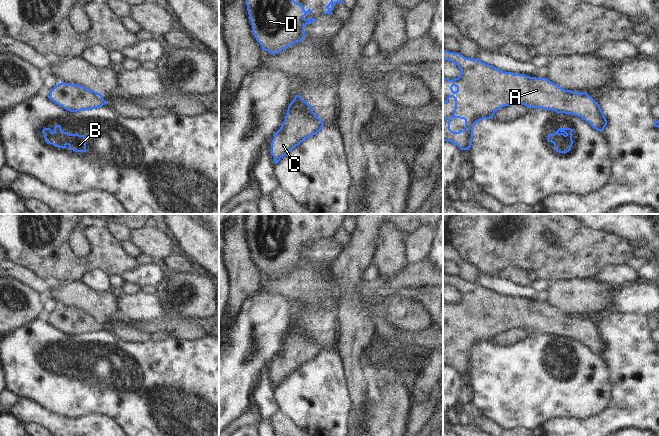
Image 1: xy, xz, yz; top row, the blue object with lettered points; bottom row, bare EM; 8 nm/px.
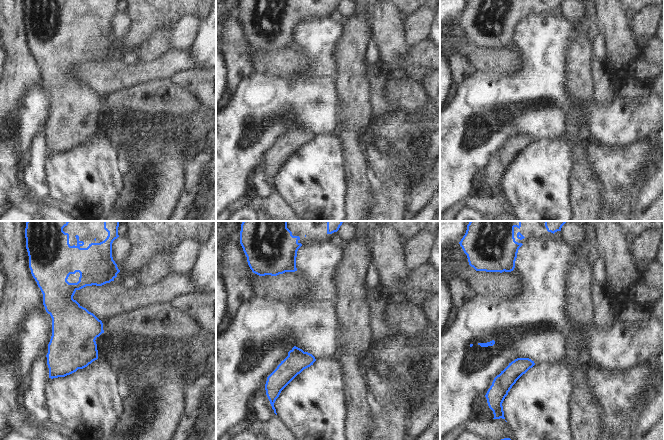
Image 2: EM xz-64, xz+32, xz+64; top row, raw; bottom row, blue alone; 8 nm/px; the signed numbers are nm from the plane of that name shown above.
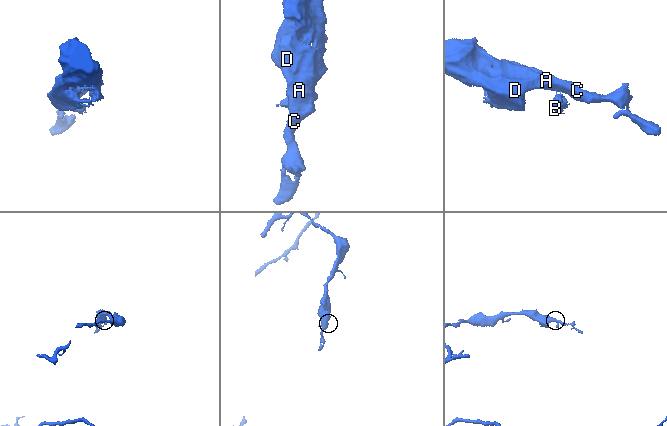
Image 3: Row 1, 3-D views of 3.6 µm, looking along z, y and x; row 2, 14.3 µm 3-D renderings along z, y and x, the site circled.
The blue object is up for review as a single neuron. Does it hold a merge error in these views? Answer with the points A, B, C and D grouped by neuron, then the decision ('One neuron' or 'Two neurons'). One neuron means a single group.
Groups: A C D / B. Two neurons

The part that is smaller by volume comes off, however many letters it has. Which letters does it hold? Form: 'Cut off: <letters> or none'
Cut off: B

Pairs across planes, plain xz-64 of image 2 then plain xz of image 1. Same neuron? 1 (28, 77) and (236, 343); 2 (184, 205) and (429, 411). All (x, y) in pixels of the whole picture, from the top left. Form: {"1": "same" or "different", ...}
{"1": "different", "2": "same"}

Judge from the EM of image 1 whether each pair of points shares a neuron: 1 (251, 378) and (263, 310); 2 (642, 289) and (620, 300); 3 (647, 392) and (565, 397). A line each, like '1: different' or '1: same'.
1: same
2: same
3: different

